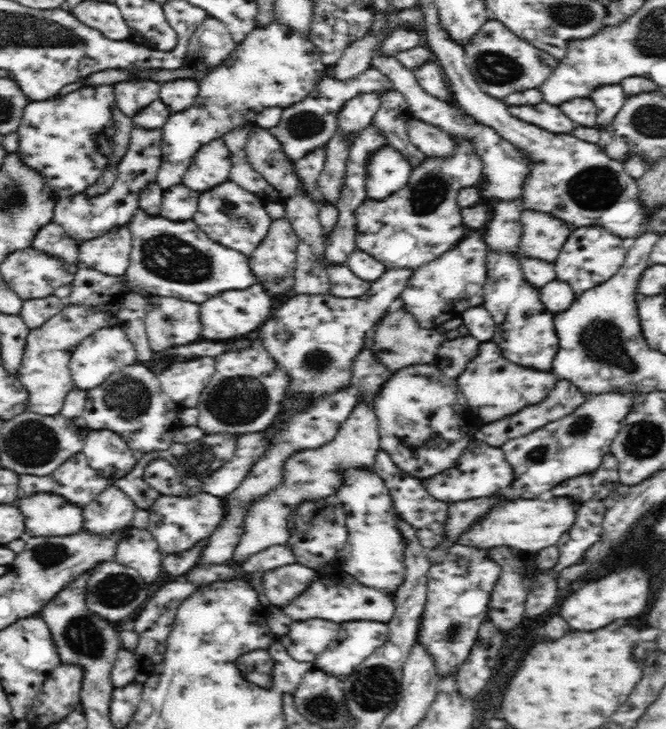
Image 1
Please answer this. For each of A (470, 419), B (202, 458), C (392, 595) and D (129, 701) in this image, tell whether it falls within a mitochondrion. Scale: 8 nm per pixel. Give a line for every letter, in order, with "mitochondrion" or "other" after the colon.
A: other
B: mitochondrion
C: other
D: other

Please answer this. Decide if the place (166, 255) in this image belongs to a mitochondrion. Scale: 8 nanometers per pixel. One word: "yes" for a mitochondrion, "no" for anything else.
yes

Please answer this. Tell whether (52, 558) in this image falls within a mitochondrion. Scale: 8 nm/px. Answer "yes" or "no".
yes

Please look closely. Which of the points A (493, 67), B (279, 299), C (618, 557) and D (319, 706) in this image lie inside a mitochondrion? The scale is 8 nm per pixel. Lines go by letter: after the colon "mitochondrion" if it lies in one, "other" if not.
A: mitochondrion
B: other
C: other
D: mitochondrion

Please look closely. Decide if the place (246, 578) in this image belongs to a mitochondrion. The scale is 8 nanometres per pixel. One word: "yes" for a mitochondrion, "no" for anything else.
no

